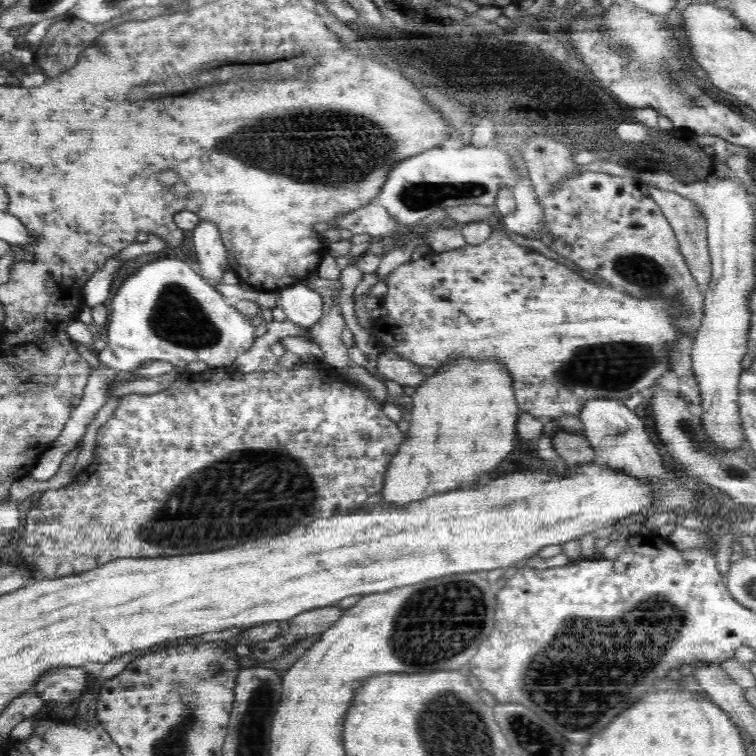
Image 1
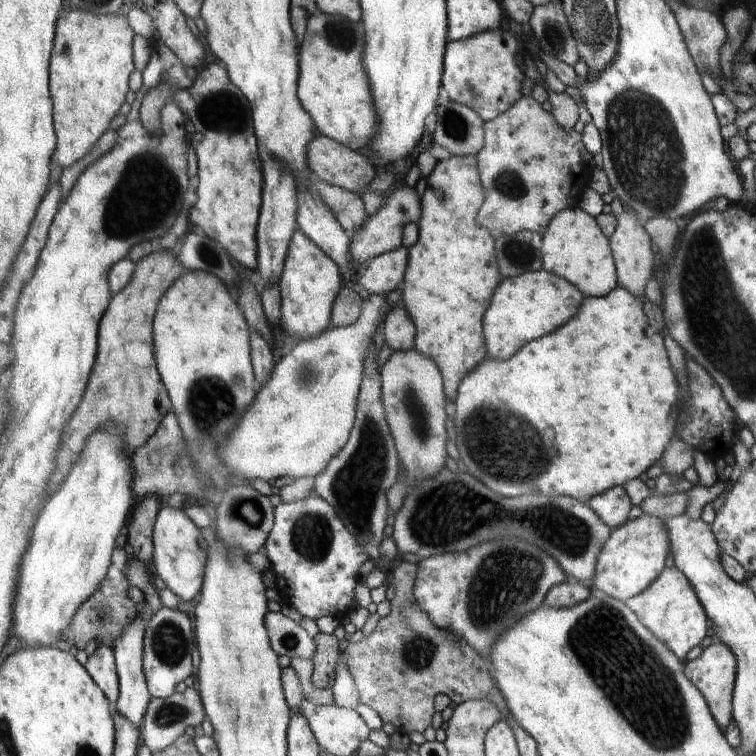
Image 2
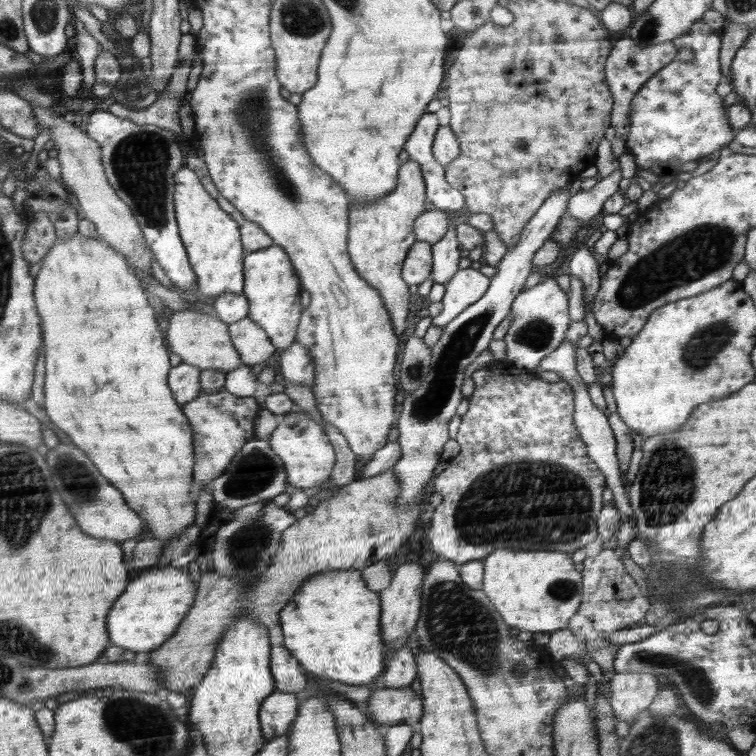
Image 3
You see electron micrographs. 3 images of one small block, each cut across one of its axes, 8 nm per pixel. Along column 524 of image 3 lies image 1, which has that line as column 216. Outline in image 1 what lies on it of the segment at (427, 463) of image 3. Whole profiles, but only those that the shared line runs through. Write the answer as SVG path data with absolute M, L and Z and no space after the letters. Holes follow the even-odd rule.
M200 220L192 229L194 236L195 260L198 260L198 270L204 280L210 280L210 284L220 282L222 274L231 270L228 262L228 250L220 240L220 231L210 221Z

